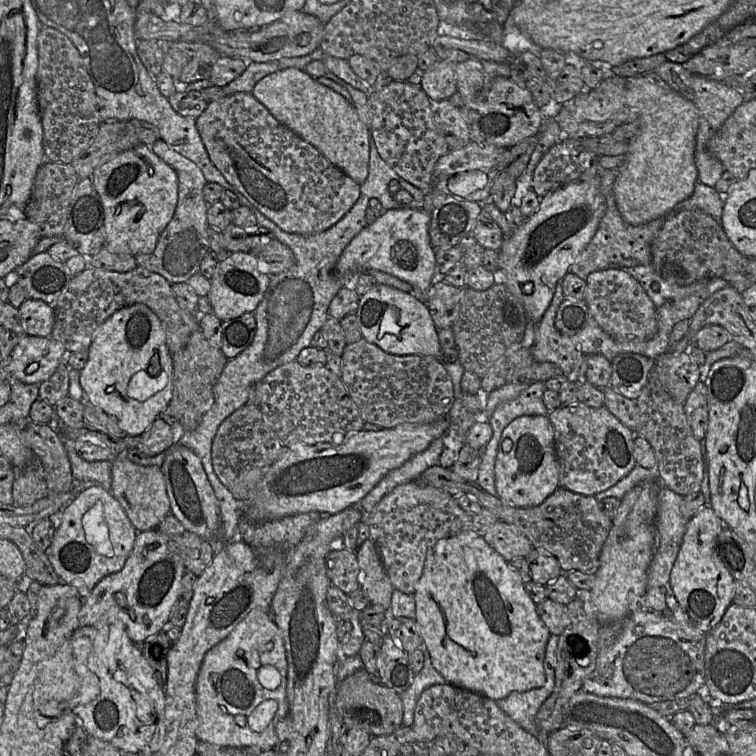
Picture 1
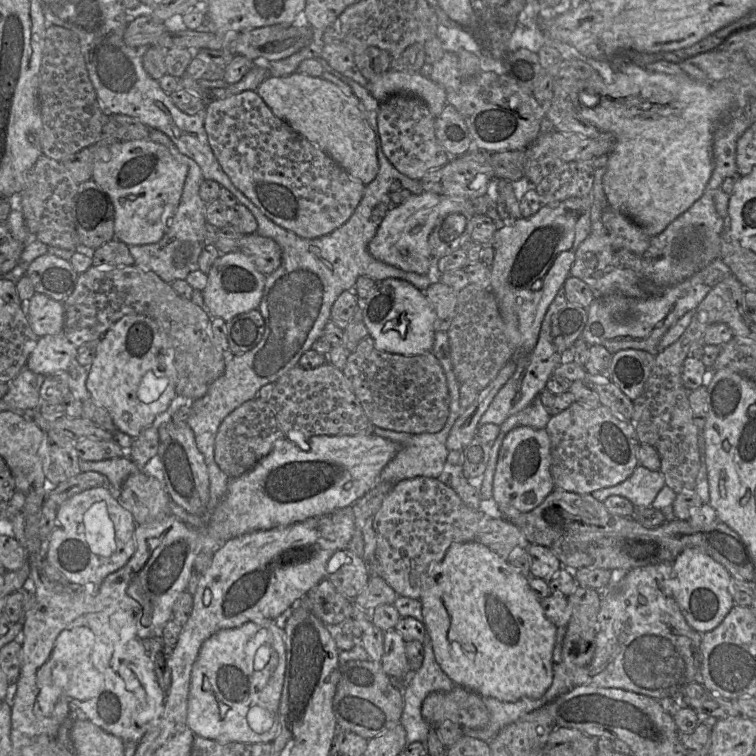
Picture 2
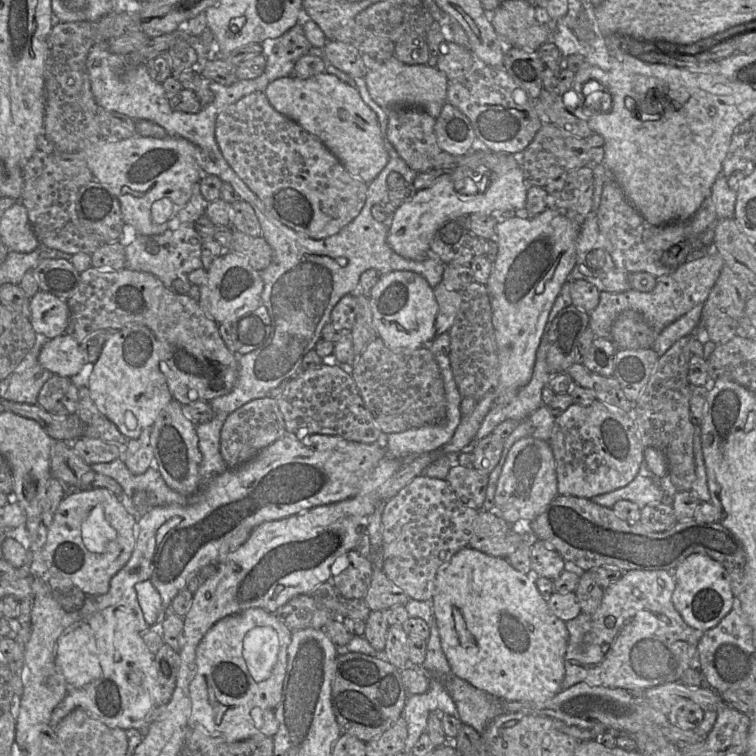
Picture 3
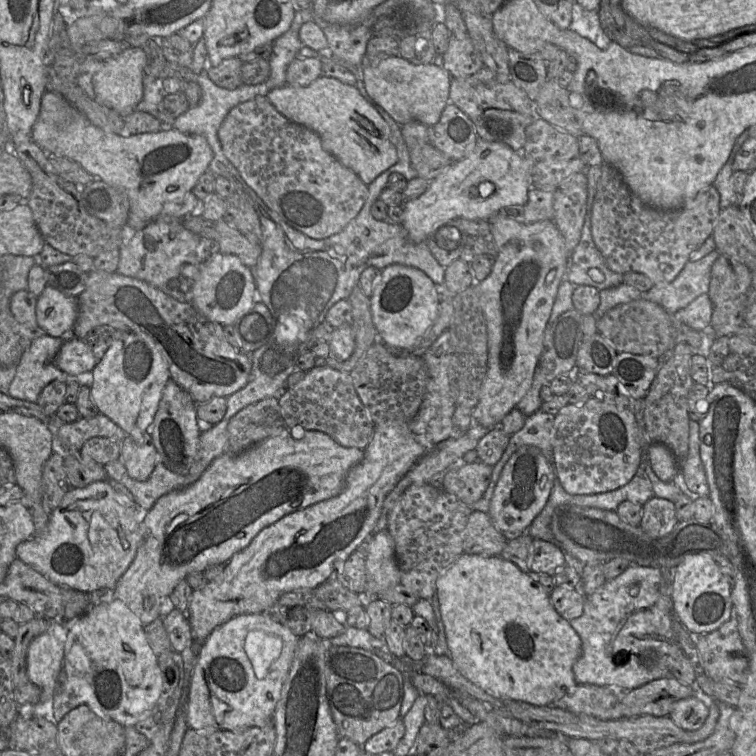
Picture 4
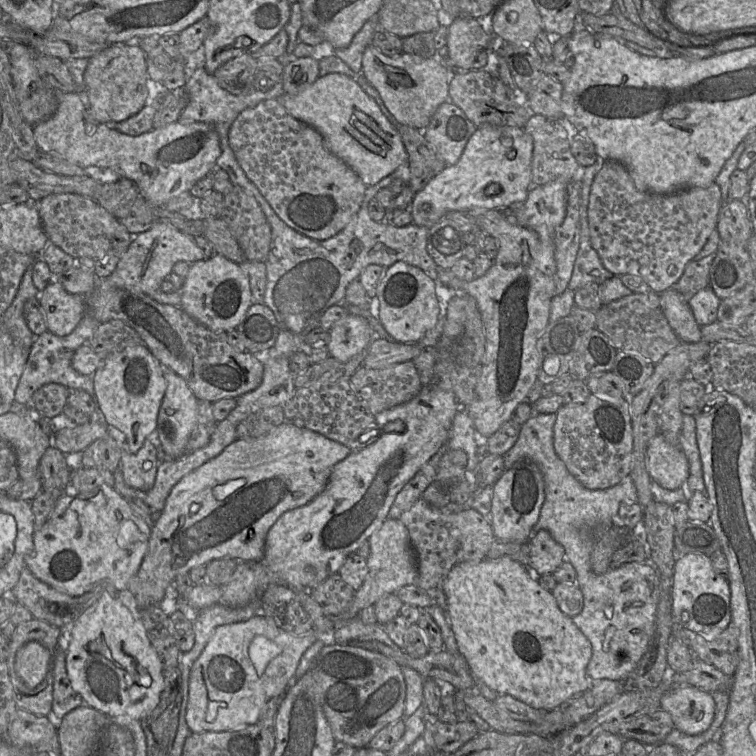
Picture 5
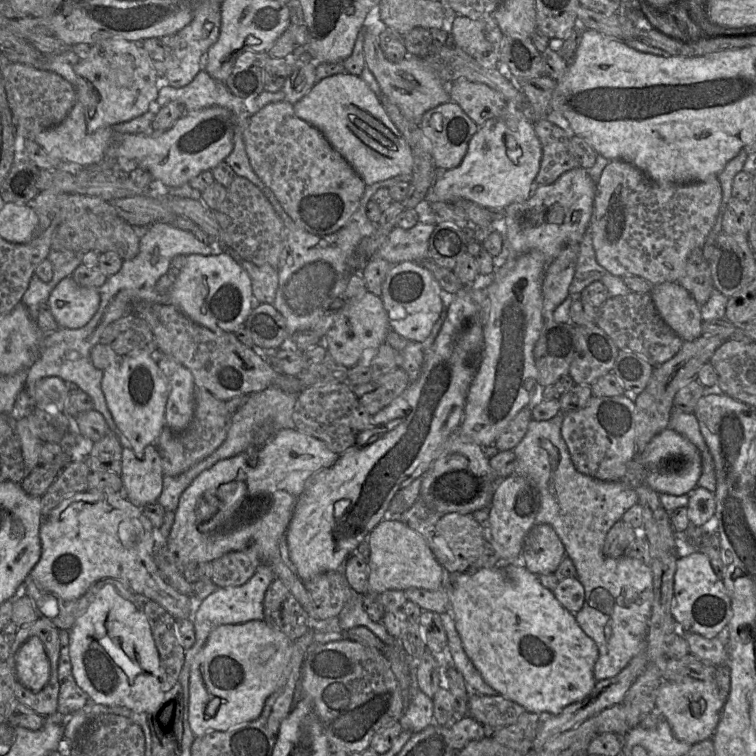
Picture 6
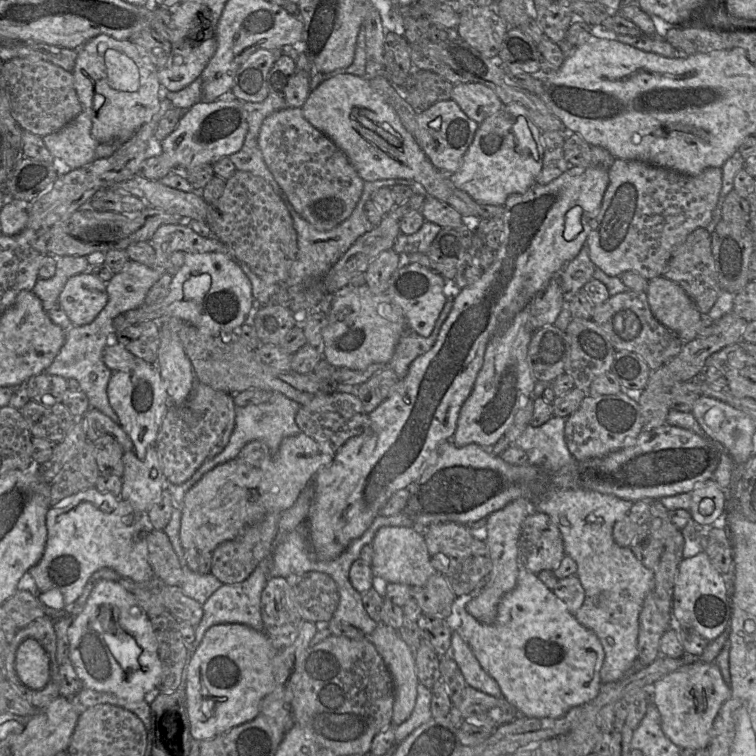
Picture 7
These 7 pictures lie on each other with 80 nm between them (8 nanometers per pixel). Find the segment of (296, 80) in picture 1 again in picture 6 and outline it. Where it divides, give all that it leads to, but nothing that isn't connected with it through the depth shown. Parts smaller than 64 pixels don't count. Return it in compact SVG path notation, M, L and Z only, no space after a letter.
M338 73L326 77L293 104L293 109L298 118L321 132L367 186L412 173L413 155L409 145L376 94L360 76Z

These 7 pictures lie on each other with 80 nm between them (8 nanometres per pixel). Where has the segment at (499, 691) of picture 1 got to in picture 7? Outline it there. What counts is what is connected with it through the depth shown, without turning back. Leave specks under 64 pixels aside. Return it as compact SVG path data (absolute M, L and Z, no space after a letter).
M523 567L519 568L516 586L507 592L499 601L494 623L482 623L470 615L466 611L466 608L463 608L461 612L461 626L459 628L459 634L462 636L463 640L468 643L483 669L496 680L503 697L517 709L519 712L518 716L560 718L570 709L593 700L597 696L601 687L602 682L600 678L600 670L604 662L605 653L599 638L593 631L584 627L577 621L575 615L565 607L551 589L539 580L537 574L531 573Z

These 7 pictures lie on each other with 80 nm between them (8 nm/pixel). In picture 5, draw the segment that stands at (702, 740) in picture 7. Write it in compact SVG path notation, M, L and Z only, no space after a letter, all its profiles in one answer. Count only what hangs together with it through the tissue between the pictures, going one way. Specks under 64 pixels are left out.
M674 686L661 699L660 709L668 712L676 729L688 735L706 731L715 715L710 692L690 686Z

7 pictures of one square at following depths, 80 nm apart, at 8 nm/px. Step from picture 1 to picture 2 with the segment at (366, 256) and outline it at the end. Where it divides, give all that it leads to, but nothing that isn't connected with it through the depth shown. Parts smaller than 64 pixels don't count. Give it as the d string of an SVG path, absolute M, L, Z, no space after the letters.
M422 192L412 195L402 205L393 205L388 210L377 232L368 244L369 253L377 260L396 266L403 271L427 275L433 260L429 245L429 236L433 231L440 214L448 208L475 208L476 214L485 214L493 206L489 196L476 199L448 197L433 192Z

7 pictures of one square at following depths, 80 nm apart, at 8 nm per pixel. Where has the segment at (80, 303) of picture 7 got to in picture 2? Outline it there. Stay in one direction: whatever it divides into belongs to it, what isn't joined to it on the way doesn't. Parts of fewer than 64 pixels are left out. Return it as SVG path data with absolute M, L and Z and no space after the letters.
M35 293L26 303L26 315L33 332L39 338L57 335L63 331L65 319L63 302Z

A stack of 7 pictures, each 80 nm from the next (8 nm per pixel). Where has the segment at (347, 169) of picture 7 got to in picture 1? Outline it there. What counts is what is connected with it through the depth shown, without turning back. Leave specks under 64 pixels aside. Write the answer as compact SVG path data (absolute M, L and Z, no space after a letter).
M235 93L209 102L204 112L196 118L196 127L211 162L221 172L226 181L234 186L261 214L285 232L311 235L325 231L343 218L360 196L360 185L358 183L331 164L315 147L281 124L252 93Z

